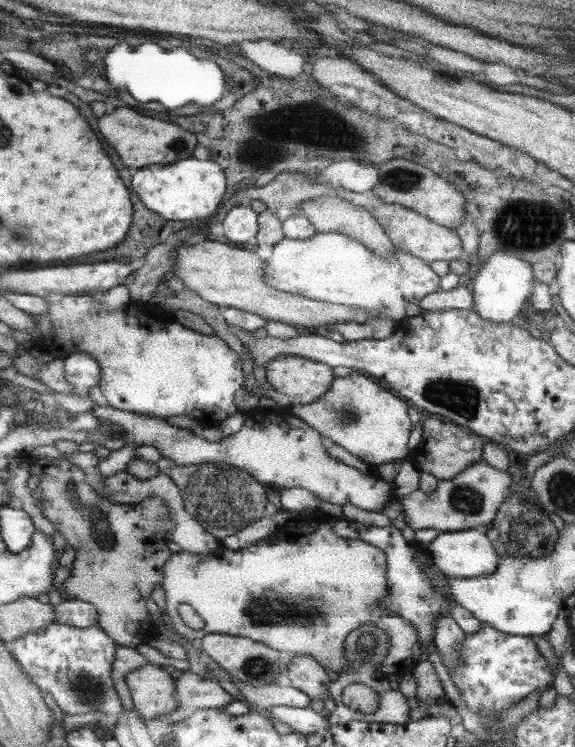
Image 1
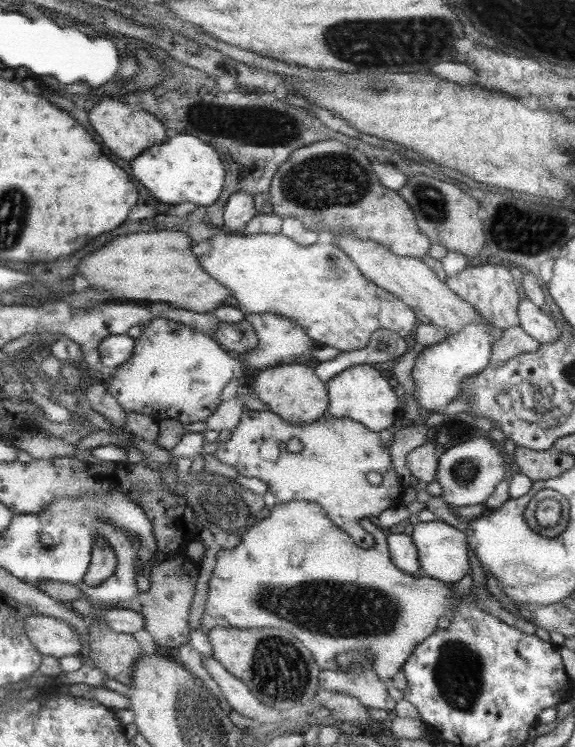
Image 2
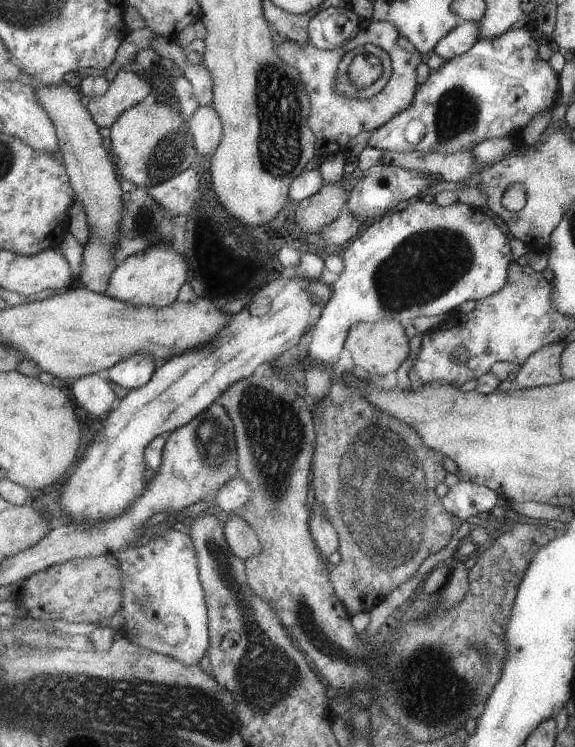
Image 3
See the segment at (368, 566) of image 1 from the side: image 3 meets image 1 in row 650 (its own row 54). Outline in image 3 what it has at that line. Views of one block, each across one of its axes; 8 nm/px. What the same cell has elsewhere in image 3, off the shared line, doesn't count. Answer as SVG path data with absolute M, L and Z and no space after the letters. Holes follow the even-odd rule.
M386 21L371 22L367 28L361 28L357 35L347 40L345 44L334 50L320 50L311 44L299 46L290 39L282 39L281 44L273 46L275 56L297 70L299 80L305 86L309 114L307 128L314 134L314 152L317 158L325 159L338 153L338 148L344 146L350 139L361 132L371 131L390 121L395 115L411 106L414 101L416 82L416 67L421 62L421 54L397 31L397 28ZM370 46L376 50L387 52L391 64L389 81L377 94L369 99L347 98L335 90L335 74L343 54L357 48Z

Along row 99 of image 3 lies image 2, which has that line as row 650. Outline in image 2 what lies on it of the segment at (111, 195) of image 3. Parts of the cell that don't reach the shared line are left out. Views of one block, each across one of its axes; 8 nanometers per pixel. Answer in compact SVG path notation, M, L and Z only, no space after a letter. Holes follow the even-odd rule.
M31 616L25 621L25 634L42 656L59 658L84 652L84 643L79 634L61 619Z

